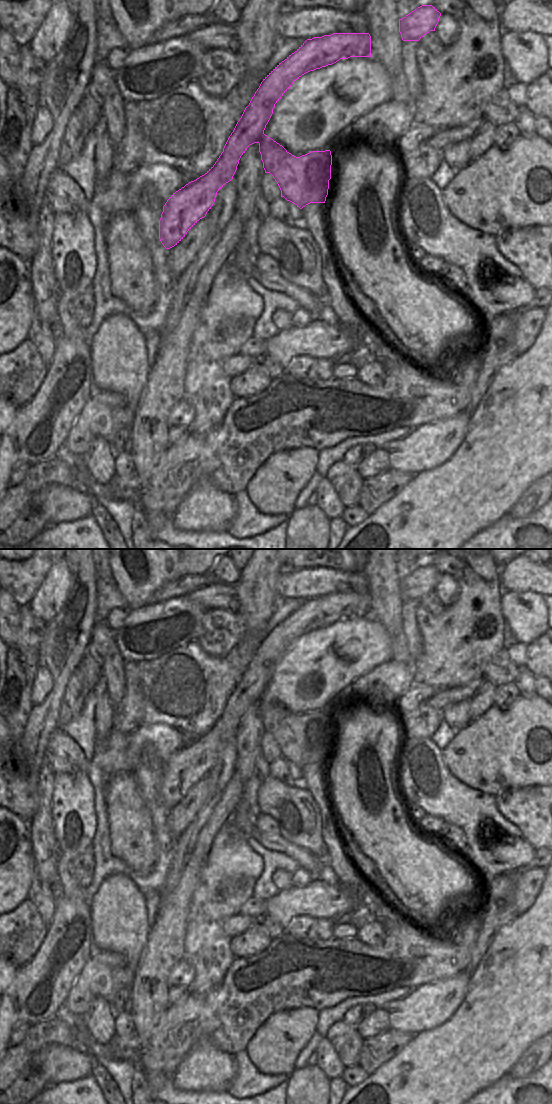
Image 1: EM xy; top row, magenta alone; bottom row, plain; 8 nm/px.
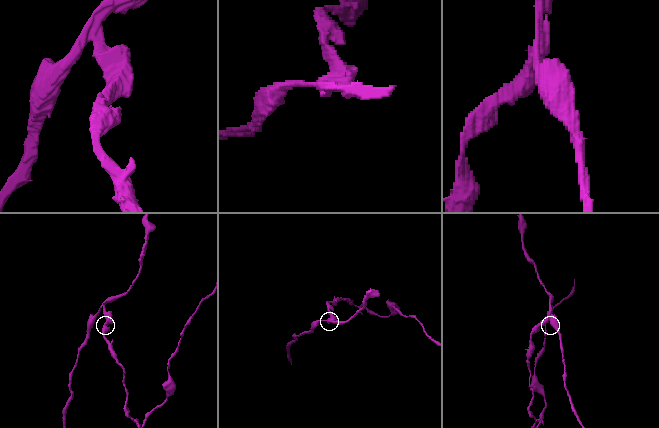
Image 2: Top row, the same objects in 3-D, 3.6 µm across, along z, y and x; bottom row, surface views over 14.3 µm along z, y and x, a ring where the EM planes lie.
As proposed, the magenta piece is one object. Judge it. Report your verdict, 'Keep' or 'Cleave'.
Cleave

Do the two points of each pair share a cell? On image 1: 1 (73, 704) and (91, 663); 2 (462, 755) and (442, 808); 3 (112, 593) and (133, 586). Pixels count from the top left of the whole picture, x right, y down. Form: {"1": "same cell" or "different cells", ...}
{"1": "same cell", "2": "different cells", "3": "different cells"}

